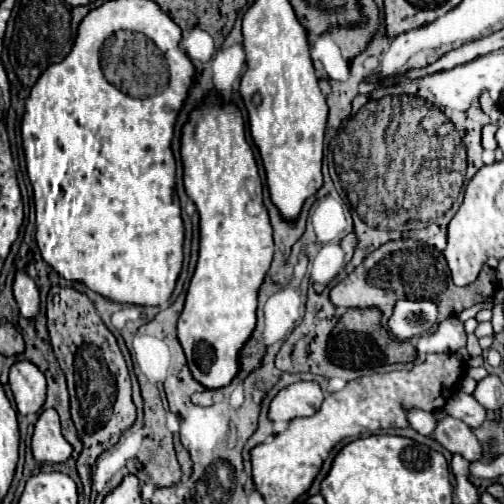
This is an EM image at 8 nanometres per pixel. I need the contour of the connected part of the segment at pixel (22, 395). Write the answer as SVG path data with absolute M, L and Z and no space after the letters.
M15 361L9 369L9 387L19 413L39 413L45 403L45 375L31 361Z

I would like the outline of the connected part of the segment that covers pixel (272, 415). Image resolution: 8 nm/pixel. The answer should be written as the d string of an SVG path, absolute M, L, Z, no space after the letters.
M299 381L281 389L271 405L267 417L271 421L291 421L295 417L315 415L323 401L323 391L313 381Z

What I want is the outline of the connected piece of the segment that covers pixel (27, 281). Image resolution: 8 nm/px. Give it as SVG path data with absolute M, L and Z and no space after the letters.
M25 271L15 273L13 295L15 295L15 301L19 303L21 315L27 319L33 319L39 309L39 291L37 291L35 281Z

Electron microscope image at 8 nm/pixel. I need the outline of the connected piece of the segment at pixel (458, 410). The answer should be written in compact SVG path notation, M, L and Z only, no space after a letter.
M457 391L449 401L445 403L445 409L451 417L465 421L469 427L479 427L485 421L485 409L477 403L477 399L469 393Z

